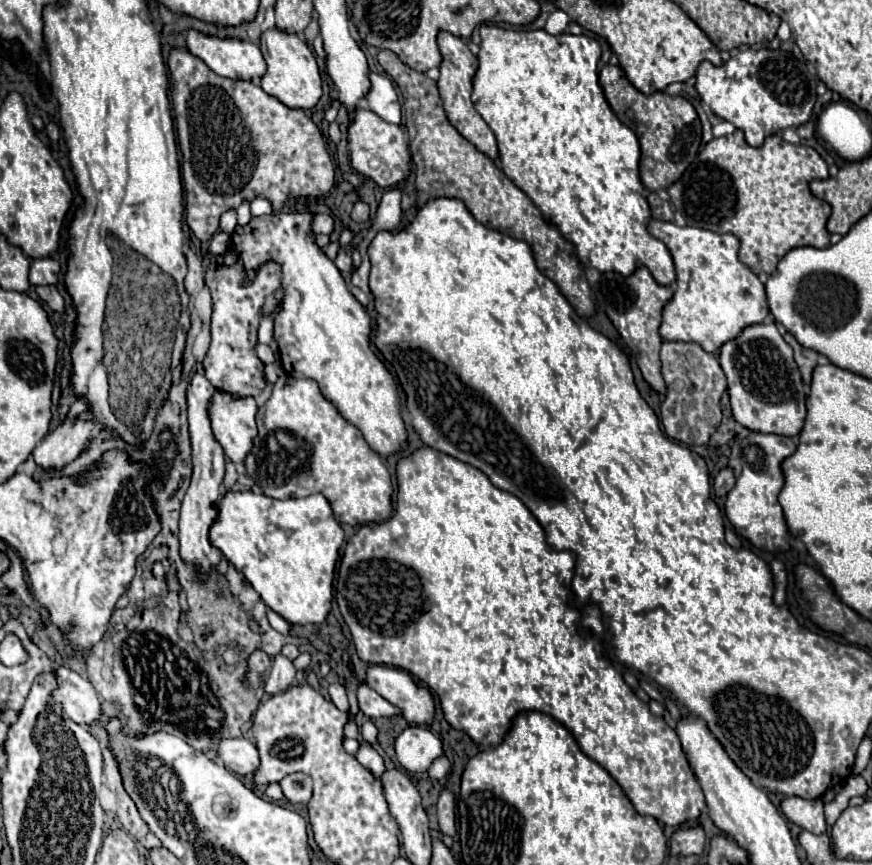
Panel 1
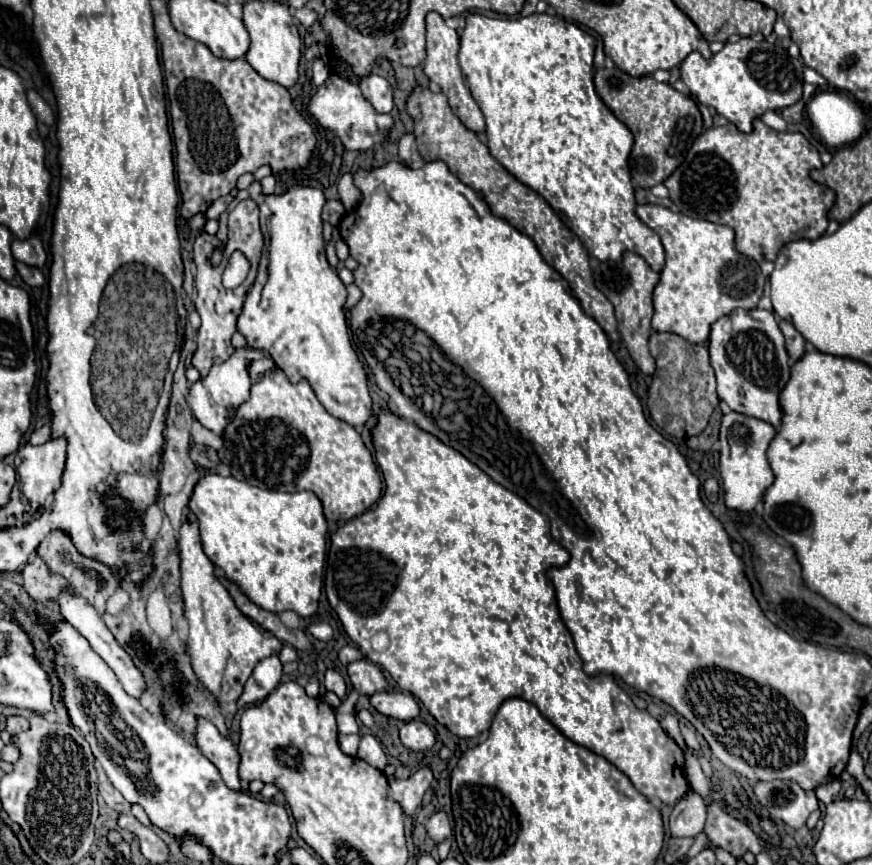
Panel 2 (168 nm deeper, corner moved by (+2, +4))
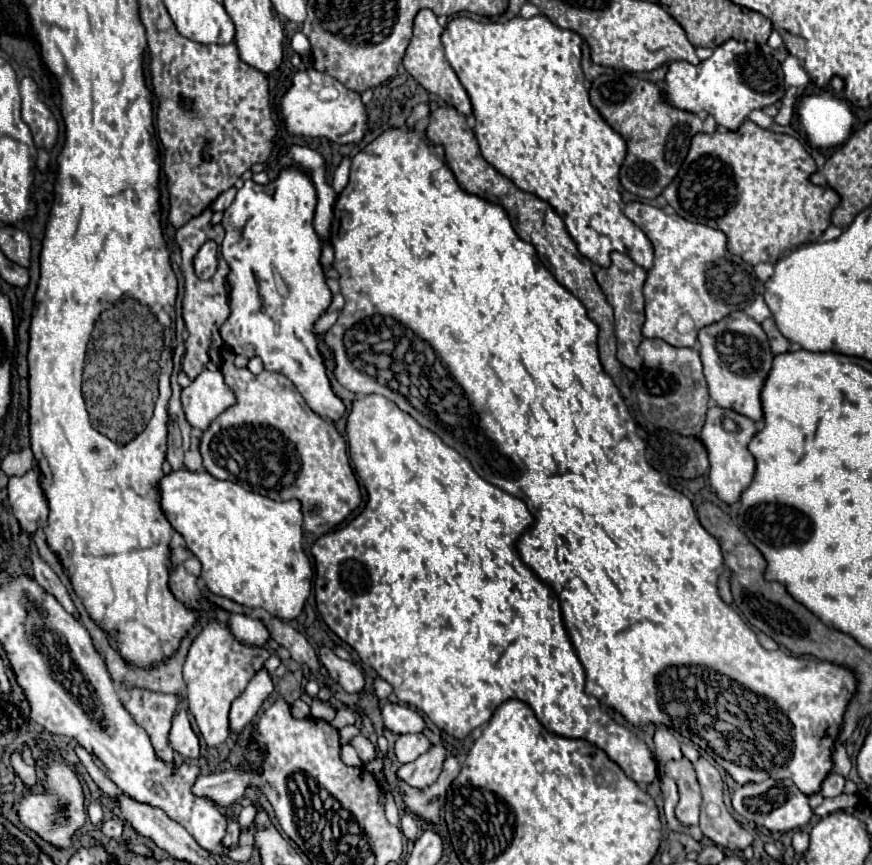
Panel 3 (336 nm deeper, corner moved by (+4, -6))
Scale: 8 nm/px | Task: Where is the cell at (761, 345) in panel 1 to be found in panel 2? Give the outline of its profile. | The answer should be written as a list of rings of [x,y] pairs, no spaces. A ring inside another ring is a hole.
[[[752,308],[734,310],[728,316],[718,318],[710,326],[708,338],[710,364],[716,372],[718,396],[732,410],[760,418],[772,426],[780,424],[778,396],[784,382],[790,378],[788,352],[784,350],[784,336],[780,334],[778,322],[772,312]]]

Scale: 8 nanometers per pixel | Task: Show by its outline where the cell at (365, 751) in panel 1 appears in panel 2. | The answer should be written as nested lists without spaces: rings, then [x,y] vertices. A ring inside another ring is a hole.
[[[364,734],[358,746],[358,758],[368,762],[370,766],[376,766],[378,770],[384,770],[386,766],[386,756],[380,748],[380,742],[372,734]]]

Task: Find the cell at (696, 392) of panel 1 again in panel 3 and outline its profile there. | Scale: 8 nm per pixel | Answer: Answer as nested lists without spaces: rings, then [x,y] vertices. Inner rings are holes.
[[[644,340],[638,348],[644,360],[638,372],[634,394],[646,420],[656,428],[666,428],[680,436],[698,436],[710,408],[710,392],[702,374],[702,362],[696,348],[676,348],[664,340]]]

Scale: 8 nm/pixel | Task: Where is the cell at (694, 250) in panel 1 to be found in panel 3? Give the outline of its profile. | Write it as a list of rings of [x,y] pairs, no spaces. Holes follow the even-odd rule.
[[[630,202],[624,208],[624,214],[644,230],[648,240],[654,246],[654,266],[648,272],[648,280],[644,284],[644,296],[646,296],[646,322],[642,328],[644,338],[660,338],[672,346],[688,346],[692,348],[698,342],[698,332],[704,326],[716,324],[718,320],[726,318],[730,312],[746,310],[746,306],[756,298],[758,294],[758,280],[754,274],[754,268],[744,262],[740,256],[734,256],[726,248],[726,234],[722,230],[714,230],[704,224],[694,224],[678,214],[668,216],[660,208],[640,202]],[[680,316],[690,316],[694,322],[692,332],[678,332],[676,322]]]

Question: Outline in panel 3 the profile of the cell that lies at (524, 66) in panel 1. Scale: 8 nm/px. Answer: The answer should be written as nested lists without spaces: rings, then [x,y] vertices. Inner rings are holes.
[[[458,16],[448,22],[442,44],[446,58],[466,88],[472,114],[476,118],[476,138],[482,156],[500,174],[510,178],[520,190],[526,190],[548,202],[564,220],[568,234],[578,250],[594,264],[608,268],[610,254],[628,254],[644,270],[652,268],[654,248],[646,234],[624,216],[624,202],[620,196],[620,166],[626,158],[626,142],[614,132],[590,104],[582,74],[582,38],[572,30],[562,30],[546,16],[522,18],[508,22],[474,22]]]

